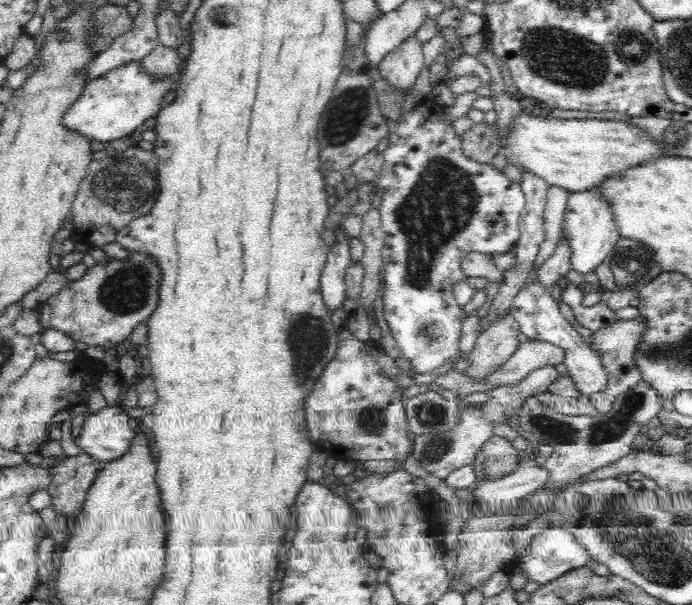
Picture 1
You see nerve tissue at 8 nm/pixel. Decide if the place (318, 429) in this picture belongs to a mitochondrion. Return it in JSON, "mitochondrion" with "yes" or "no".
{"mitochondrion":"no"}

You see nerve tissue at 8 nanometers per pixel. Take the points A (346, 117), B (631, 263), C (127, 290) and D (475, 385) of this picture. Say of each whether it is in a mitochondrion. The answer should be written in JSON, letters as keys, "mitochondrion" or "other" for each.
{"A":"mitochondrion","B":"mitochondrion","C":"mitochondrion","D":"other"}

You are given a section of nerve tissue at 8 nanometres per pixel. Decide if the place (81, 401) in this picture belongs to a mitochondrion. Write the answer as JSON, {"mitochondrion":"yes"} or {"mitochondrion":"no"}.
{"mitochondrion":"no"}

